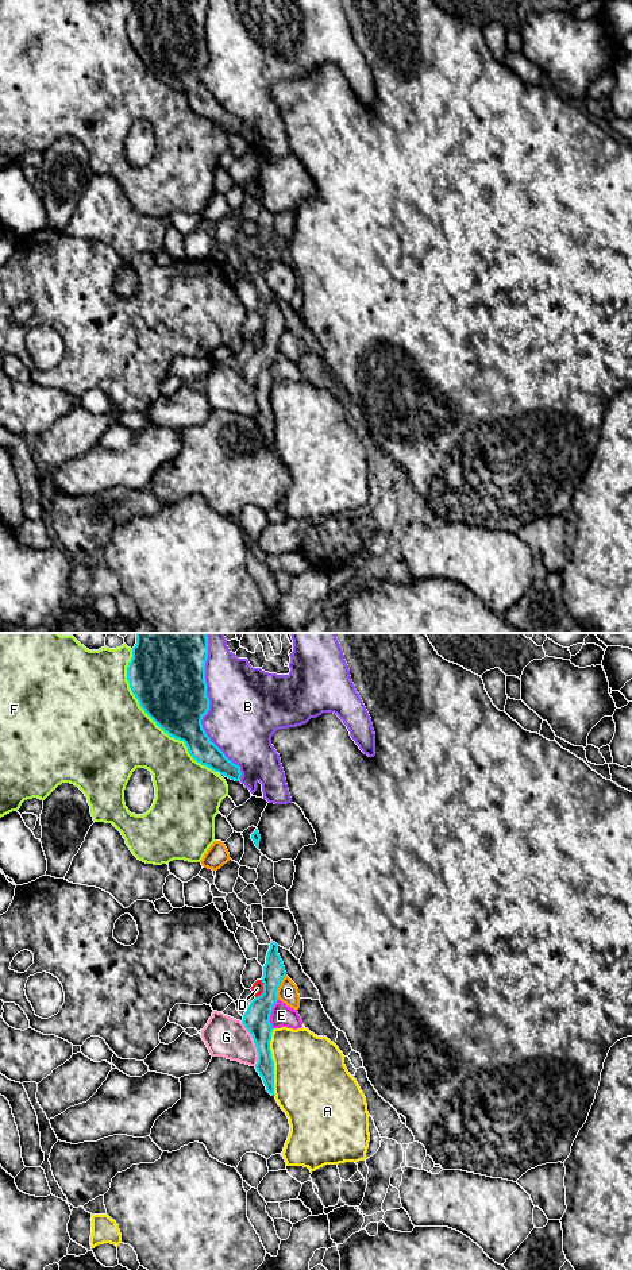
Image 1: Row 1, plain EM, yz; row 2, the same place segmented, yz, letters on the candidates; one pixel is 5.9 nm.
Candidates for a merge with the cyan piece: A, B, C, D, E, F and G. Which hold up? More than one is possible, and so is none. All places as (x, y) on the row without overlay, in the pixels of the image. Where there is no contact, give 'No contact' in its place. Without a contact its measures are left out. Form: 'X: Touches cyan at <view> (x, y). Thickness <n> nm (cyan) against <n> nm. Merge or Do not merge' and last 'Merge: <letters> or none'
A: Touches cyan at yz (273, 415). Thickness 140 nm (cyan) against 440 nm. Do not merge
B: Touches cyan at yz (204, 66). Thickness 420 nm (cyan) against 440 nm. Do not merge
C: Touches cyan at yz (278, 338). Thickness 160 nm (cyan) against 130 nm. Do not merge
D: Touches cyan at yz (264, 342). Thickness 160 nm (cyan) against 70 nm. Do not merge
E: Touches cyan at yz (270, 366). Thickness 160 nm (cyan) against 130 nm. Do not merge
F: Touches cyan at yz (151, 70). Thickness 420 nm (cyan) against 460 nm. Do not merge
G: Touches cyan at yz (254, 394). Thickness 160 nm (cyan) against 240 nm. Do not merge
Merge: none

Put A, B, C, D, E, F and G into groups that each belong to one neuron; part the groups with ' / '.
A / B / C / D / E / F / G

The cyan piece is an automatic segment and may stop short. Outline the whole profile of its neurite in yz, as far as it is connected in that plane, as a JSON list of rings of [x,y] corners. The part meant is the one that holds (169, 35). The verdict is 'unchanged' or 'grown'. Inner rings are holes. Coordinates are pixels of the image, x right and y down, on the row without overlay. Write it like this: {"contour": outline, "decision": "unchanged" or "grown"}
{"contour": [[[132,0],[127,32],[144,65],[170,89],[184,93],[189,107],[226,130],[240,134],[240,119],[209,92],[201,72],[209,62],[205,35],[208,0]]], "decision": "unchanged"}

